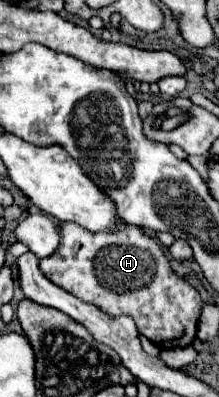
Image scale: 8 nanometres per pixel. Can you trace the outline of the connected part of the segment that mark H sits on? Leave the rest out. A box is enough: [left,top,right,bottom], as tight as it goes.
[39,221,201,349]

